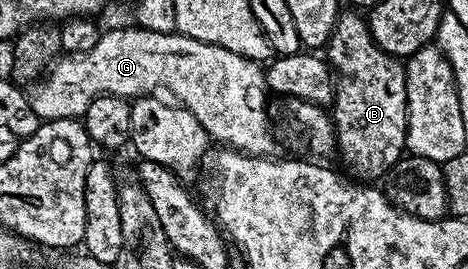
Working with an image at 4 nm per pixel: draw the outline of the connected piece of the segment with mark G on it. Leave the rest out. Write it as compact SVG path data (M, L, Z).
M141 28L134 30L110 30L99 33L96 44L83 54L62 56L45 71L43 82L35 81L29 87L28 97L32 104L32 112L36 112L39 120L51 118L81 119L86 113L88 104L96 100L100 94L120 96L127 100L137 100L143 96L153 95L163 86L169 97L177 105L183 106L206 129L207 135L214 138L223 147L238 150L242 154L270 156L275 153L274 134L270 131L270 118L266 115L266 94L268 85L263 67L250 61L236 52L191 36L180 33L152 32Z

